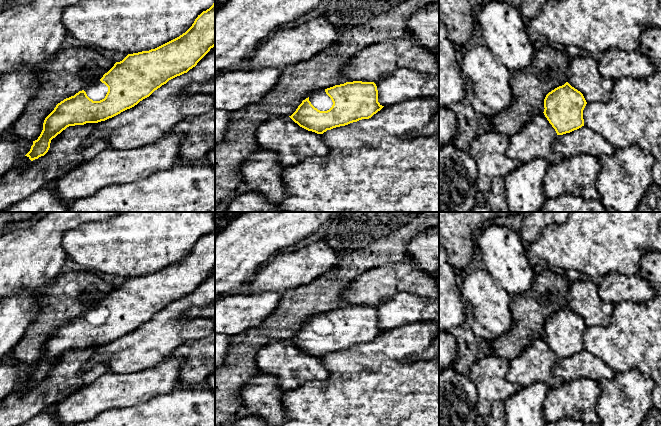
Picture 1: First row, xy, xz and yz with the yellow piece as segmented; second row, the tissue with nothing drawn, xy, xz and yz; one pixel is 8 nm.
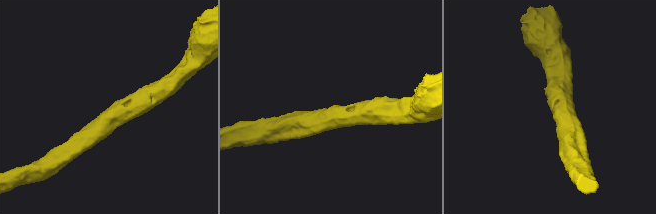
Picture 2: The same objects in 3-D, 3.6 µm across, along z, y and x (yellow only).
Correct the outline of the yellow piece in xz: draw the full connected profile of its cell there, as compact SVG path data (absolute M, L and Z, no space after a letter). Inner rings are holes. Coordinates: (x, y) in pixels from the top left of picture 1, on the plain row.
M353 305L315 316L303 324L289 341L300 351L317 358L323 358L336 351L369 343L383 331L378 326L378 314L374 306Z

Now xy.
M214 212L214 227L213 227L213 229L209 233L207 233L206 235L203 235L200 239L198 239L198 241L195 243L192 250L185 257L183 257L179 261L177 261L177 262L175 262L175 263L173 263L173 264L155 272L155 273L151 273L149 275L142 275L142 276L138 276L138 277L133 277L133 278L128 278L122 285L116 286L114 288L114 290L107 297L105 297L103 299L103 301L100 304L98 304L95 308L86 311L84 314L79 315L74 320L66 322L63 325L61 325L60 327L58 327L56 329L56 331L54 332L54 334L45 342L44 347L43 347L43 354L42 354L40 360L38 361L37 364L33 365L33 369L31 370L30 375L25 380L27 380L31 385L33 385L35 383L38 383L41 380L44 380L50 372L51 364L53 362L55 362L58 358L60 358L63 354L65 354L69 350L84 349L86 347L98 347L98 346L101 346L101 345L105 345L109 342L112 342L112 341L120 338L121 336L123 336L127 333L130 333L130 332L134 331L140 325L149 321L155 314L160 312L162 309L166 308L169 304L171 304L171 303L173 303L177 300L180 300L184 297L187 297L190 293L195 291L197 289L197 287L214 270L215 270L215 212Z

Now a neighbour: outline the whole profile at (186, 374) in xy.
M215 329L202 339L184 342L172 356L184 361L180 371L184 387L205 385L206 378L215 370Z

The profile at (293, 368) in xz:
M289 340L273 341L260 349L256 355L256 365L261 374L275 376L284 391L329 378L322 358L300 351Z

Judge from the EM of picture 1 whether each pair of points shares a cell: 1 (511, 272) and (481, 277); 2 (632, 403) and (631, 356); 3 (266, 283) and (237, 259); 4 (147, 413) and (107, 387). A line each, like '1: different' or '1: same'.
1: different
2: different
3: different
4: different

